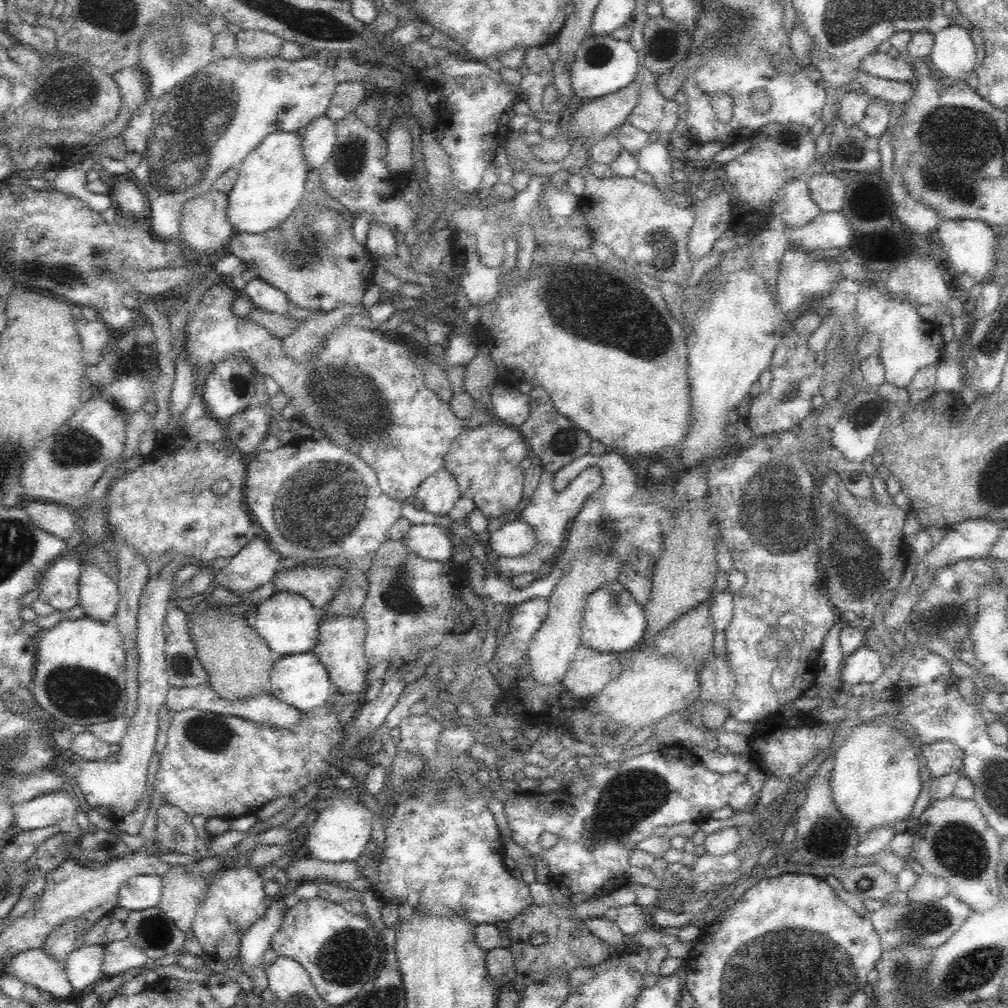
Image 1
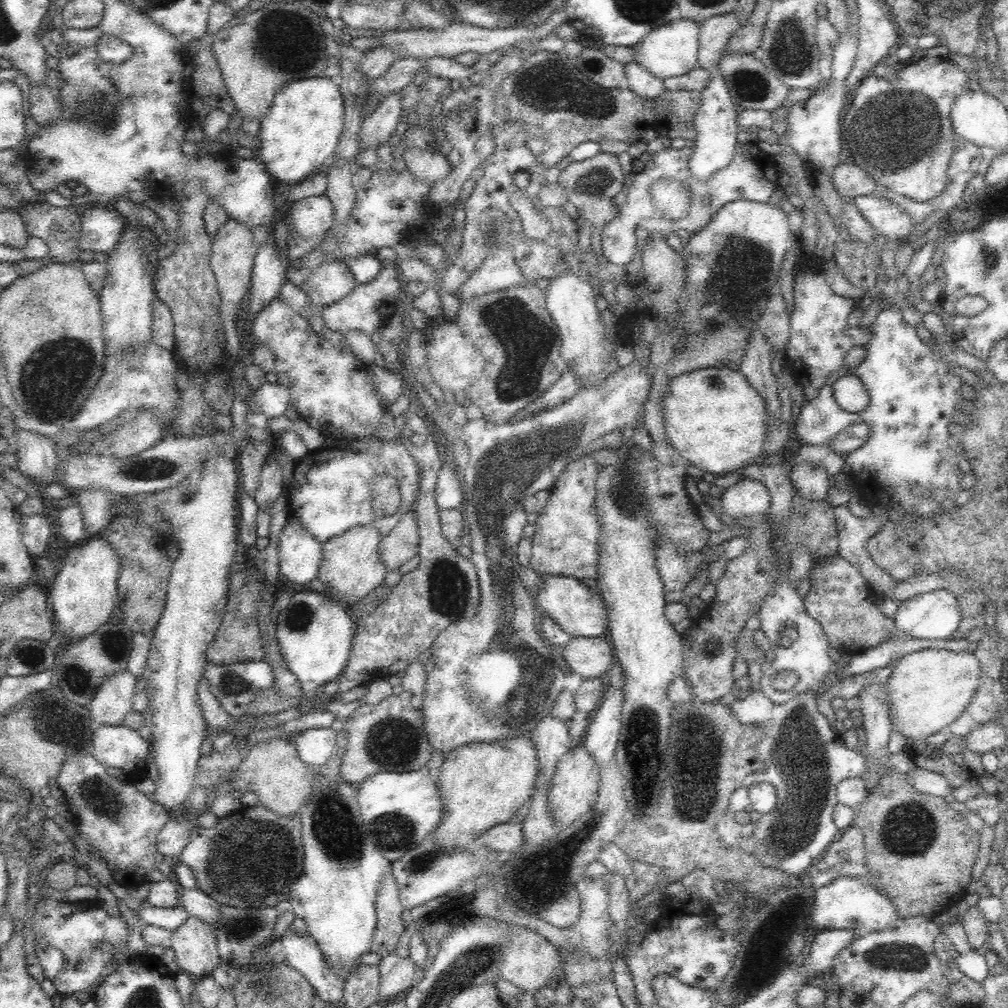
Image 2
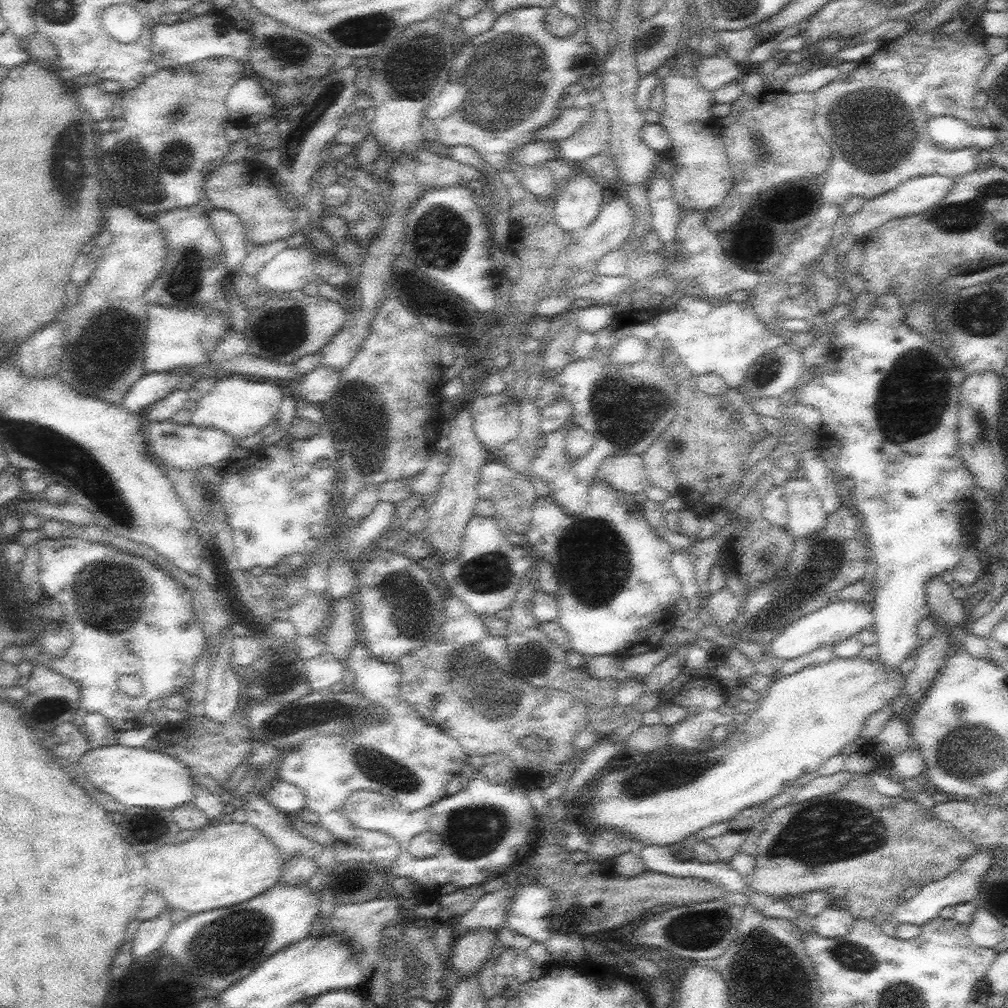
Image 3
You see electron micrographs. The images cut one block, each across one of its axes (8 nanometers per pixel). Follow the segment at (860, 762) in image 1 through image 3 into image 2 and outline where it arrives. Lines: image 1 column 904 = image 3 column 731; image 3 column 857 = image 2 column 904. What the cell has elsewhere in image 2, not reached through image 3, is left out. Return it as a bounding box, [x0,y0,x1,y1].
[885,648,982,742]

